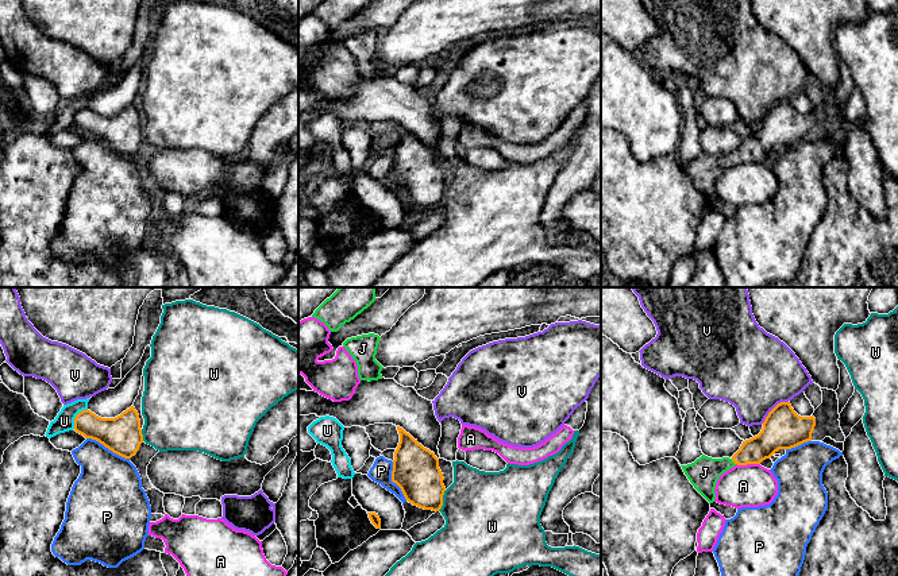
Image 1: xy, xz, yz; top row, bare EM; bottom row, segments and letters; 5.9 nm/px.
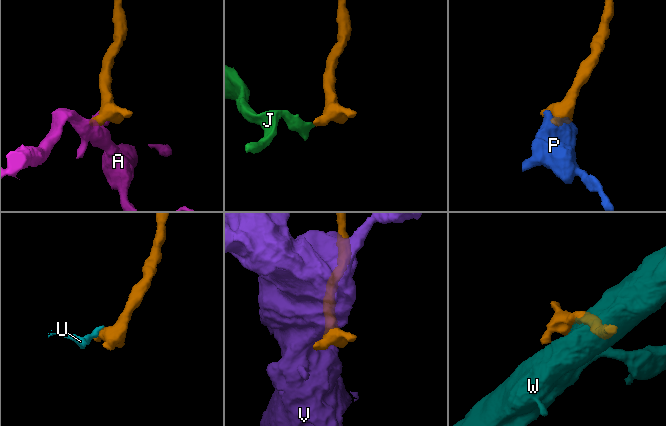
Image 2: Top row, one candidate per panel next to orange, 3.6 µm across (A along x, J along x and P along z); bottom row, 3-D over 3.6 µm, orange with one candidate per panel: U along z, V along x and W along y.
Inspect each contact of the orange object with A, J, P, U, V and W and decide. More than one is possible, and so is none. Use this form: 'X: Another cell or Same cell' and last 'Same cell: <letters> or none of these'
A: Another cell
J: Same cell
P: Another cell
U: Another cell
V: Another cell
W: Another cell
Same cell: J

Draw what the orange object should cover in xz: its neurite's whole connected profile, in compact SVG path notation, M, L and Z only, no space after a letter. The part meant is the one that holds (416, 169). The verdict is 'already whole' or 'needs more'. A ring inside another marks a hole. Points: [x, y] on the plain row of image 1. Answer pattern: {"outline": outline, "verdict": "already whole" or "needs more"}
{"outline": "M397 124L397 128L400 140L394 150L392 179L413 204L439 209L446 189L439 156L402 125Z", "verdict": "already whole"}

